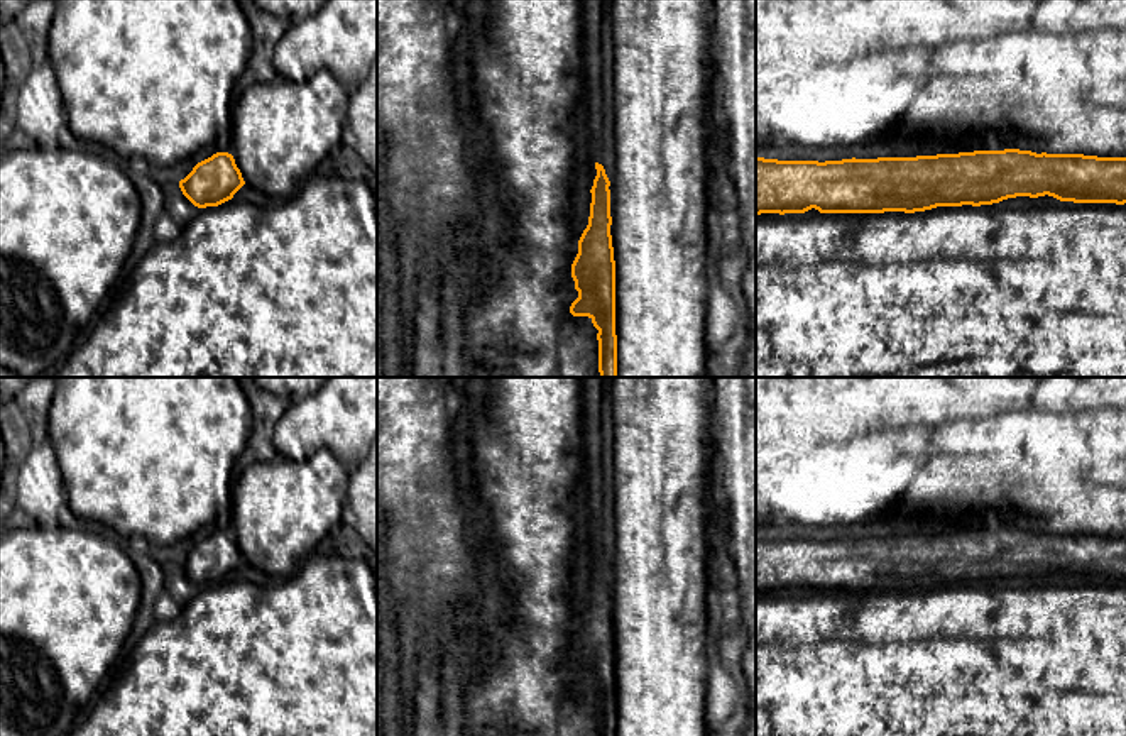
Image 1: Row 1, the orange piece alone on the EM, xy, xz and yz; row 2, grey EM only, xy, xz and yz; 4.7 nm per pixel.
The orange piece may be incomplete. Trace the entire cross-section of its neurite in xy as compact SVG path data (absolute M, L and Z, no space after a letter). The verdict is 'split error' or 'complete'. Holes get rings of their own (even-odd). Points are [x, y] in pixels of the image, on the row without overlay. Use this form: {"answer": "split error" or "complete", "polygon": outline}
{"answer": "complete", "polygon": "M216 531L198 541L179 560L183 574L198 587L218 585L232 579L243 563L242 552L228 531Z"}

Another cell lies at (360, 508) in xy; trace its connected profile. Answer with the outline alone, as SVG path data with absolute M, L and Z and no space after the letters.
M377 440L363 462L350 469L342 513L353 541L377 557Z

